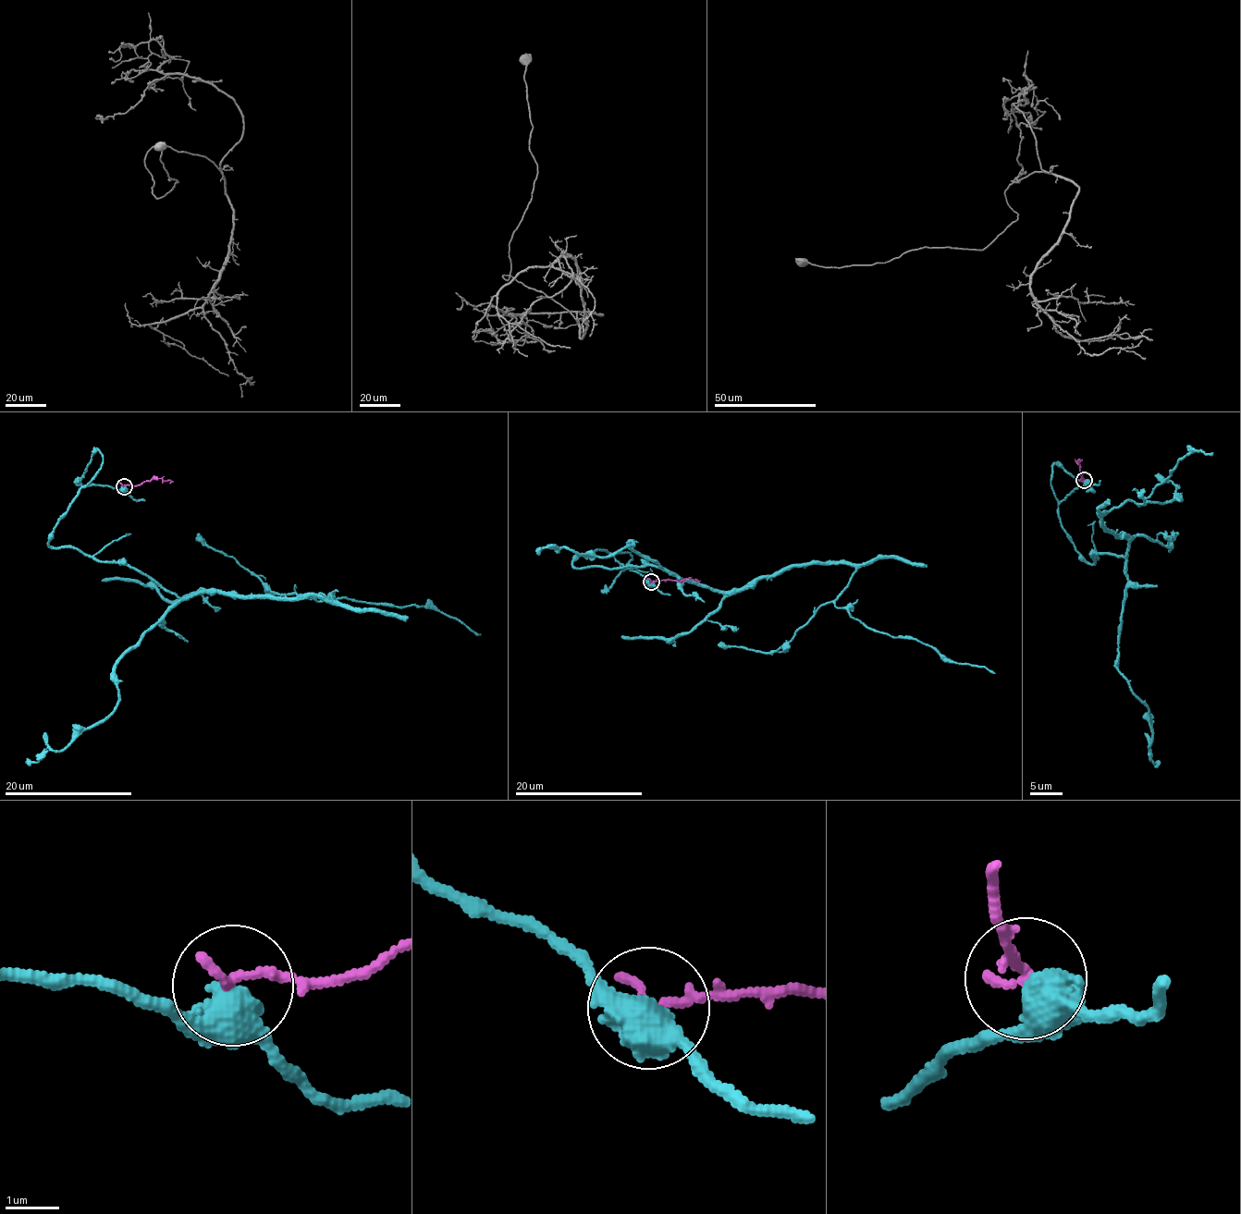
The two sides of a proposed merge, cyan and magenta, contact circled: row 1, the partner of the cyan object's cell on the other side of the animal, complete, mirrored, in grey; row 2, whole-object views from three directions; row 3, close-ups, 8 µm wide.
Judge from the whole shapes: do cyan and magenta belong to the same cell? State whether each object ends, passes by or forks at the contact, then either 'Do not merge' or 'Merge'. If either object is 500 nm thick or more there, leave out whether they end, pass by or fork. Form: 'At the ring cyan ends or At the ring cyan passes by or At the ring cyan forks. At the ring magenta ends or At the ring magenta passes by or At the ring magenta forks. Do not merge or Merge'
Do not merge

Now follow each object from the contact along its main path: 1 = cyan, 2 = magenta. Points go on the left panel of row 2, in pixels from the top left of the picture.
1: (124, 486), (81, 488), (49, 545), (122, 560), (179, 597), (415, 605), (481, 634)
2: (124, 485), (141, 484), (153, 478), (171, 483)

